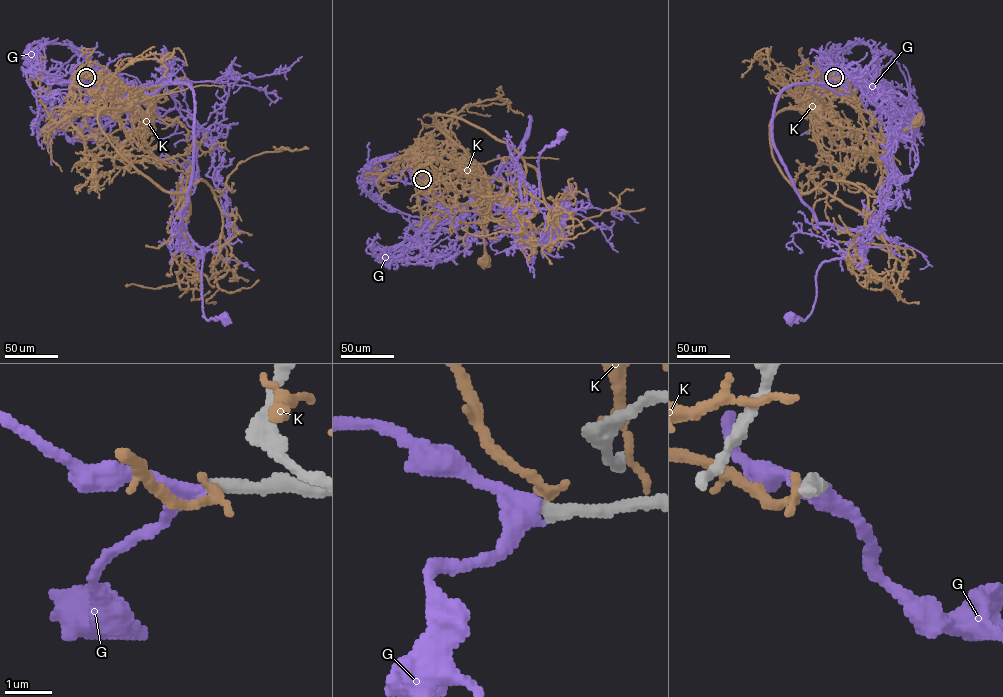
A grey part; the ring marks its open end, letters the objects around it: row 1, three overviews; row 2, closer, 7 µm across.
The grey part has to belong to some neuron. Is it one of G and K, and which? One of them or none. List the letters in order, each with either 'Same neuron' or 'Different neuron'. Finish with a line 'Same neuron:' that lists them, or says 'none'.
G: Same neuron
K: Different neuron
Same neuron: G

